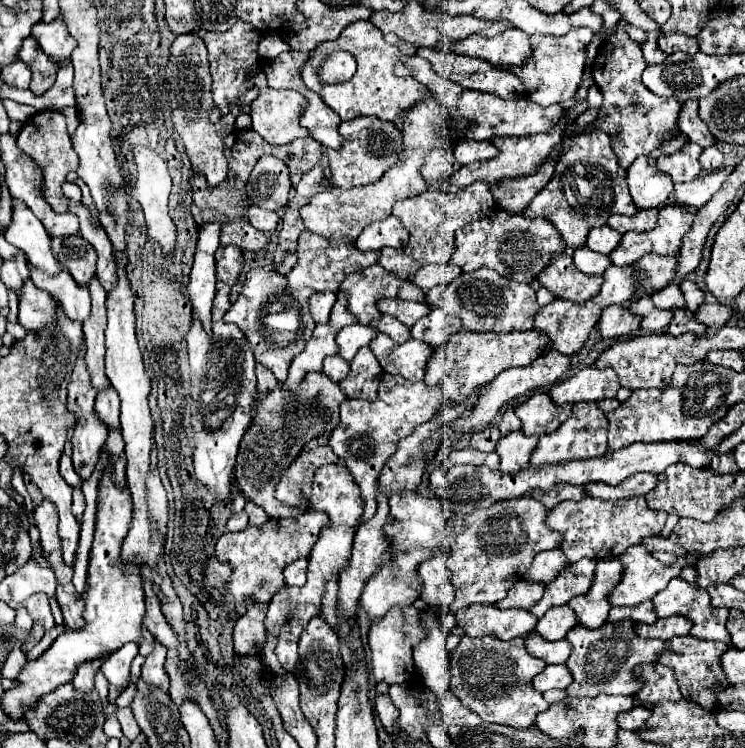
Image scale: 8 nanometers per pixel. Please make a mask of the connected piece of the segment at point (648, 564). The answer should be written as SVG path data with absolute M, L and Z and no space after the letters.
M629 546L629 550L625 550L625 554L621 554L621 558L617 558L623 564L623 574L621 574L619 584L609 592L609 602L613 606L637 606L645 600L651 600L659 590L663 590L667 586L667 582L671 578L679 576L683 566L695 564L697 558L699 558L697 554L689 554L685 558L679 558L675 564L665 566L657 558L653 558L643 546Z

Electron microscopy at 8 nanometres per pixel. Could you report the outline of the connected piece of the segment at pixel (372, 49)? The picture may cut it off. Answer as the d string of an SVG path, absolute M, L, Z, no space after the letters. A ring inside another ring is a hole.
M359 20L359 22L353 22L349 24L341 36L337 40L331 40L331 42L323 42L321 46L317 46L315 50L309 52L309 60L305 62L305 66L301 68L303 70L303 82L309 90L317 92L323 102L341 116L341 120L353 120L355 114L357 116L377 116L381 120L395 120L401 112L413 108L417 102L421 102L421 98L425 98L427 94L427 88L423 84L419 84L415 78L409 78L409 76L395 76L393 74L393 68L395 64L401 62L401 56L413 56L417 52L417 48L409 46L407 42L399 42L397 46L391 46L385 42L383 38L383 32L373 26L369 20ZM335 50L347 50L355 56L357 60L357 72L351 80L343 82L343 84L335 84L335 86L329 86L329 84L321 84L315 70L317 66L329 56L333 54Z

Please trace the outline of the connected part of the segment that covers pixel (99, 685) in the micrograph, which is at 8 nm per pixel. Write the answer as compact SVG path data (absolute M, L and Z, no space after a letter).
M100 670L95 675L94 681L95 681L95 690L99 694L102 707L103 707L103 711L104 711L105 717L107 718L106 709L109 704L108 702L108 682Z

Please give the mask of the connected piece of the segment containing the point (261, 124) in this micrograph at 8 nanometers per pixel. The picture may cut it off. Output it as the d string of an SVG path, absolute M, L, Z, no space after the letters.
M259 68L255 74L249 74L251 80L255 80L259 84L259 96L251 102L251 120L253 120L253 130L263 138L267 140L269 144L275 144L275 146L281 146L281 144L289 144L293 142L295 138L307 138L307 130L301 128L299 124L299 118L301 114L305 112L305 96L295 92L295 90L275 90L271 86L267 86L267 78L265 78L265 72Z

